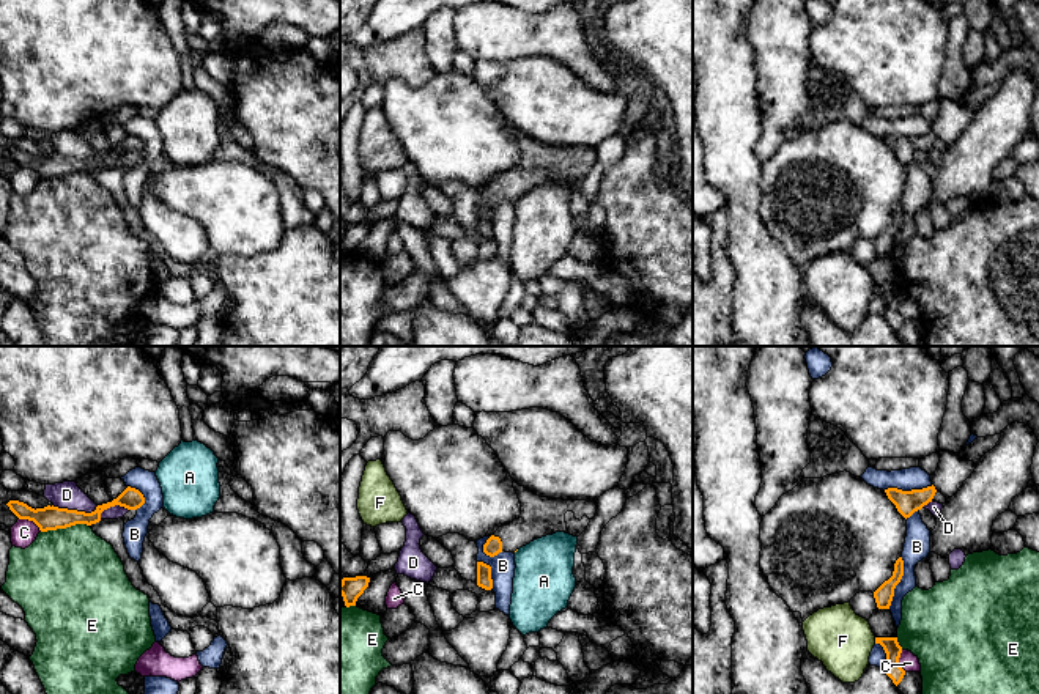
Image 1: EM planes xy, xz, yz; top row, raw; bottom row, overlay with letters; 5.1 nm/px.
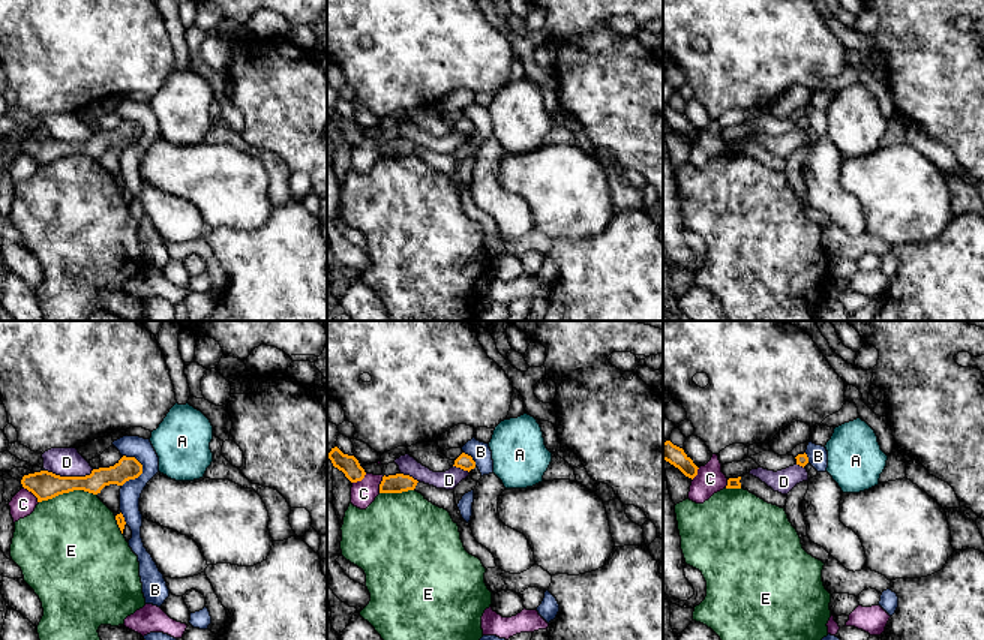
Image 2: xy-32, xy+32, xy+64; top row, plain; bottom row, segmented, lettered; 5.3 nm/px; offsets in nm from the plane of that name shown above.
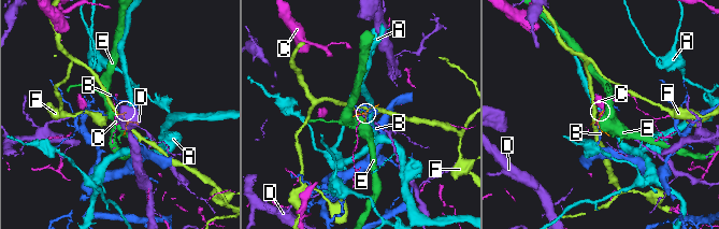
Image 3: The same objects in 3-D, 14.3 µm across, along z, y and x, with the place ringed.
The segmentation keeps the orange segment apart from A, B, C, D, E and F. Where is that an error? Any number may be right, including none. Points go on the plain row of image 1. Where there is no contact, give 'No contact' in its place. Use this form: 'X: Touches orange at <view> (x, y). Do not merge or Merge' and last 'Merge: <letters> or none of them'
A: No contact. Do not merge
B: Touches orange at yz (899, 228). Do not merge
C: Touches orange at xy (30, 167). Do not merge
D: Touches orange at xy (76, 158). Do not merge
E: Touches orange at xy (65, 175). Do not merge
F: Touches orange at yz (876, 288). Do not merge
Merge: none of them

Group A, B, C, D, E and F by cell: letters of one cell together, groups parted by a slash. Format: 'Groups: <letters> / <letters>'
Groups: A / B / C / D / E / F

